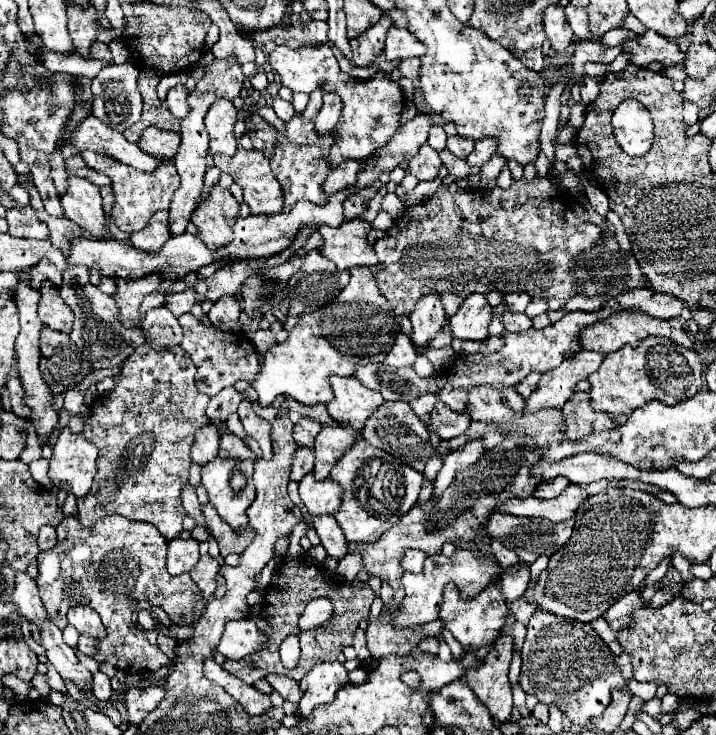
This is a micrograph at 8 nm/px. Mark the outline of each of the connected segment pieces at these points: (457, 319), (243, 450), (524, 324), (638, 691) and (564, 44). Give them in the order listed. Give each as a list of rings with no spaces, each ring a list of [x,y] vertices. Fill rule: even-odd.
[[[469,295],[459,307],[457,315],[449,319],[449,327],[457,339],[483,341],[489,337],[491,305],[485,295]]]
[[[221,433],[221,443],[219,443],[219,457],[227,457],[227,459],[253,459],[257,461],[257,457],[253,455],[251,449],[245,447],[245,443],[235,437],[233,433]]]
[[[505,299],[501,305],[493,307],[493,315],[501,317],[501,321],[509,333],[519,333],[519,331],[531,329],[531,319],[525,313],[511,313],[505,305]]]
[[[631,679],[627,685],[629,685],[631,693],[637,695],[637,697],[641,697],[643,701],[653,699],[653,697],[655,697],[655,691],[657,691],[657,687],[655,687],[653,683],[639,683],[639,681],[635,681],[635,679]]]
[[[553,5],[545,11],[543,29],[545,29],[545,35],[555,51],[563,53],[569,49],[571,39],[573,39],[573,31],[567,23],[567,17],[565,17],[565,11],[561,5]]]

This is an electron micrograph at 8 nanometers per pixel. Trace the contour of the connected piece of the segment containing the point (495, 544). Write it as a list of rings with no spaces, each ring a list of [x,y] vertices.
[[[491,541],[491,549],[493,549],[493,555],[499,559],[499,563],[503,567],[509,567],[509,565],[517,563],[517,555],[513,551],[509,551],[505,545],[501,545],[499,541]]]

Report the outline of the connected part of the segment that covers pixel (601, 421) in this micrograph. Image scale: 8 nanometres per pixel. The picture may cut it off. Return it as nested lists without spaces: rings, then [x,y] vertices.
[[[579,391],[573,393],[573,397],[563,407],[563,413],[567,415],[567,437],[571,441],[577,441],[581,439],[581,435],[593,431],[608,431],[617,426],[607,413],[591,409],[589,400],[589,393]]]

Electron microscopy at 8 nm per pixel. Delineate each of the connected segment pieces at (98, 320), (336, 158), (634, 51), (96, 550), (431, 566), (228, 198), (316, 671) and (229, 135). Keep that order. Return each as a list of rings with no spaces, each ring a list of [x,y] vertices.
[[[67,267],[63,271],[63,287],[59,289],[63,301],[73,309],[75,323],[71,331],[71,339],[89,359],[93,369],[105,369],[123,363],[139,345],[145,343],[145,335],[139,327],[125,329],[119,323],[119,307],[113,297],[101,293],[95,285],[89,283],[89,271],[85,267]]]
[[[277,47],[269,55],[269,65],[277,75],[281,75],[281,85],[289,87],[295,93],[303,91],[311,95],[315,89],[323,89],[325,93],[337,93],[341,97],[343,111],[339,123],[335,125],[337,139],[329,151],[331,169],[349,159],[365,161],[369,155],[373,155],[373,151],[385,147],[393,137],[393,131],[397,131],[399,127],[405,97],[401,87],[393,83],[389,75],[383,71],[377,71],[367,81],[357,81],[339,69],[337,59],[333,51],[329,51],[329,47],[301,47],[301,49]]]
[[[647,31],[639,39],[625,39],[621,45],[621,51],[631,55],[629,63],[637,67],[647,67],[651,61],[661,61],[665,67],[671,67],[677,63],[683,65],[685,61],[685,53],[677,47],[677,43],[657,35],[655,31]]]
[[[113,515],[85,529],[75,517],[65,517],[57,525],[57,545],[49,551],[41,551],[37,557],[39,595],[53,623],[59,627],[65,627],[65,615],[75,605],[85,603],[101,615],[107,637],[97,641],[90,636],[80,636],[77,648],[85,655],[99,663],[111,663],[123,673],[157,671],[169,665],[169,657],[159,651],[159,647],[149,645],[145,631],[135,627],[131,617],[135,605],[141,601],[155,605],[157,599],[161,599],[161,608],[174,624],[190,626],[195,615],[195,595],[199,593],[199,587],[189,575],[173,577],[167,573],[165,557],[167,541],[149,523],[127,521],[121,515]]]
[[[457,549],[455,555],[451,555],[451,557],[445,557],[445,555],[427,557],[421,573],[403,575],[403,585],[405,585],[407,595],[395,615],[395,625],[403,629],[403,627],[413,627],[413,625],[435,621],[439,617],[439,603],[443,597],[443,589],[449,583],[453,583],[457,587],[457,591],[463,599],[473,599],[489,583],[499,581],[503,577],[503,573],[505,573],[505,569],[501,569],[497,565],[495,557],[481,553],[481,551],[473,551],[473,549]]]
[[[215,185],[213,193],[207,201],[201,201],[201,207],[193,211],[193,223],[199,229],[201,239],[211,251],[217,251],[231,243],[233,239],[233,223],[239,219],[239,203],[235,197]]]
[[[321,663],[313,667],[301,681],[299,687],[303,697],[299,701],[297,717],[307,717],[313,707],[321,703],[331,703],[341,683],[347,683],[347,669],[341,663]]]
[[[221,99],[221,101],[213,103],[213,107],[209,109],[209,113],[205,117],[205,127],[211,137],[209,151],[213,155],[215,153],[235,155],[235,149],[237,149],[237,143],[233,137],[235,121],[237,121],[237,109],[231,101]]]

